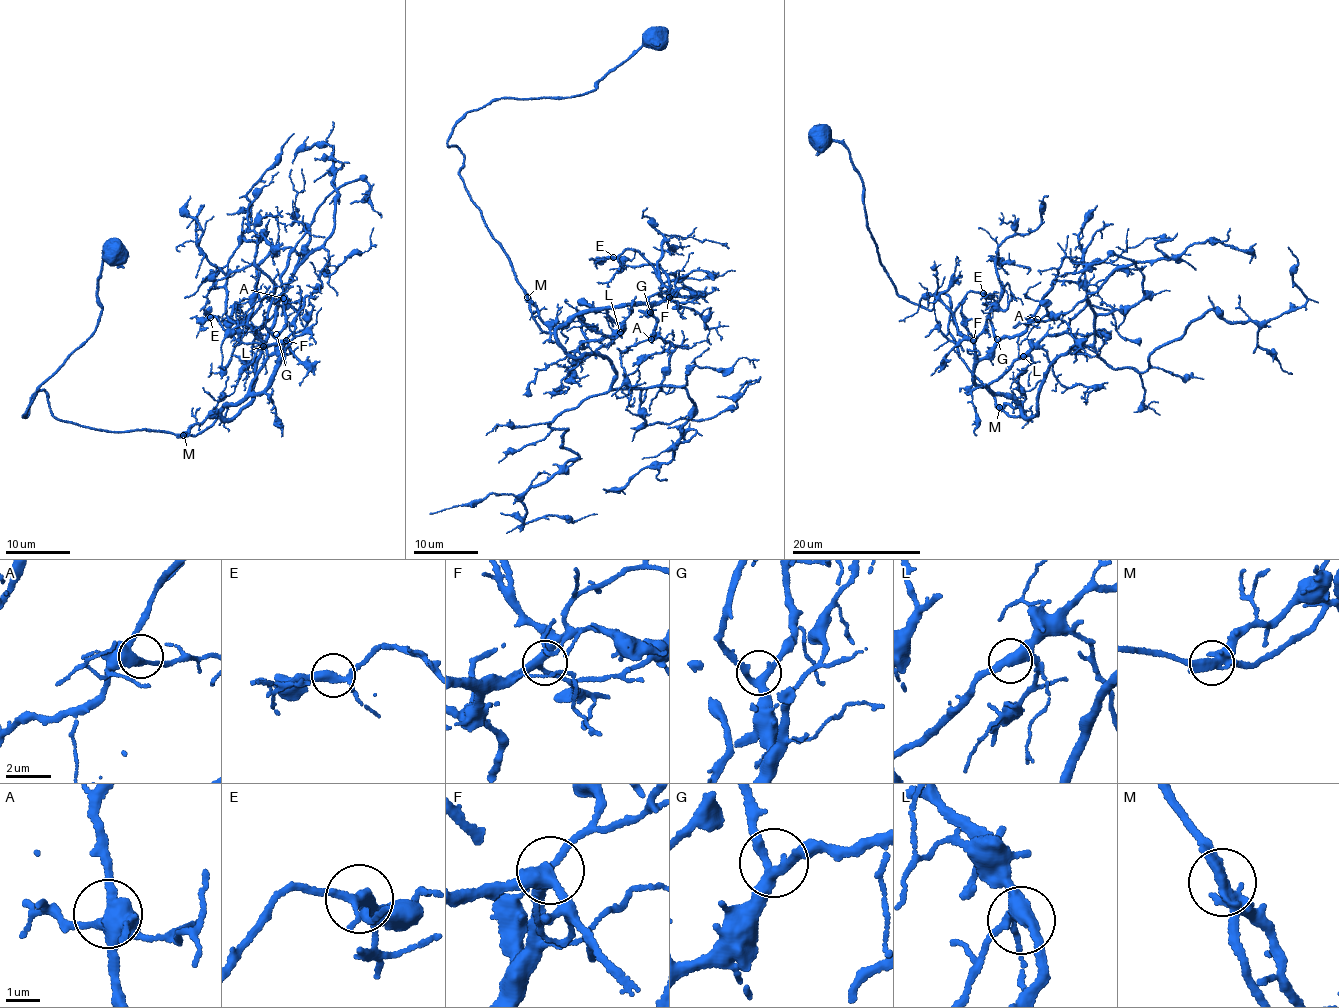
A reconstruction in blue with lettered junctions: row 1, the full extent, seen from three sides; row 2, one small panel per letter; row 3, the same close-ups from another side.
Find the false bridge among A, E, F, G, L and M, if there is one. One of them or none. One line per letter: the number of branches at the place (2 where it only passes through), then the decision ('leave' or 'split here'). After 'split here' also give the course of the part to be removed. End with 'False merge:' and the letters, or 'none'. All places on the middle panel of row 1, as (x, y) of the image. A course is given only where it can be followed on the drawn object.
A: 3 branches meet; leave
E: 3 branches meet; leave
F: 3 branches meet; leave
G: 3 branches meet; leave
L: 3 branches meet; leave
M: 3 branches meet; split here; foreign part runs (527, 297), (527, 302), (537, 308), (540, 320), (553, 328), (561, 329), (568, 338), (565, 343)
False merge: M

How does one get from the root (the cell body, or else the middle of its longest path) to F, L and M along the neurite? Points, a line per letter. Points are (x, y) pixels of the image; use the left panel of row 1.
F: (112, 254), (96, 330), (23, 416), (43, 390), (53, 416), (84, 427), (184, 433), (264, 390), (286, 340)
L: (112, 254), (96, 330), (23, 416), (43, 390), (53, 416), (84, 427), (184, 433), (263, 346)
M: (112, 254), (98, 280), (96, 330), (23, 416), (43, 390), (59, 419), (183, 435)

